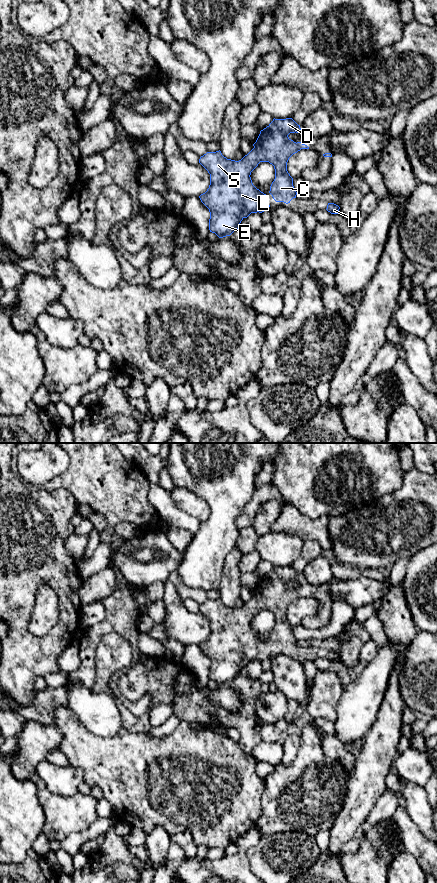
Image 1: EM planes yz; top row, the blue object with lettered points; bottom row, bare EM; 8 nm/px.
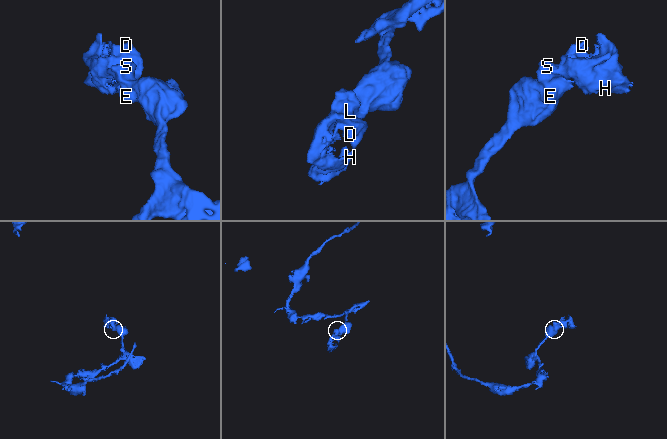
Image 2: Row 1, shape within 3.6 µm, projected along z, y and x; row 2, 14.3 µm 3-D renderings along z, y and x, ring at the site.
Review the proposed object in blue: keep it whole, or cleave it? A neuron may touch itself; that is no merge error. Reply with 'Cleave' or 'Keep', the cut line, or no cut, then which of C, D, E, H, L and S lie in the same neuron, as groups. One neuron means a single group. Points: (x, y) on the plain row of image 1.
Keep. No split. Groups: C D E H L S

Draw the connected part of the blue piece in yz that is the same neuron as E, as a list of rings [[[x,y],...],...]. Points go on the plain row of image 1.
[[[274,566],[260,579],[254,596],[241,608],[227,607],[220,598],[200,605],[199,611],[210,622],[209,636],[199,644],[210,660],[210,680],[219,686],[230,684],[244,666],[270,655],[268,643],[257,637],[250,625],[260,610],[269,610],[274,614],[275,627],[269,639],[273,647],[288,652],[296,646],[287,610],[293,602],[309,595],[294,590],[288,583],[300,579],[300,573],[292,566]]]

